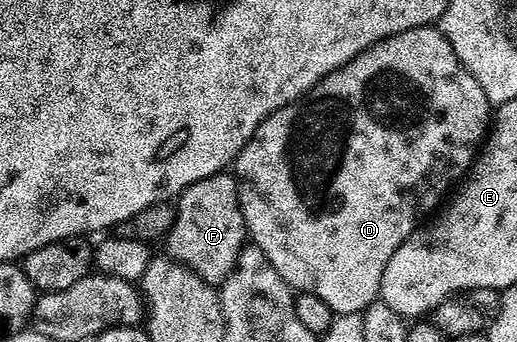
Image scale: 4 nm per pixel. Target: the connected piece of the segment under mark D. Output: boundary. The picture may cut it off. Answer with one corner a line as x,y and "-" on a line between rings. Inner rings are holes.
437,25
408,28
408,32
388,36
360,52
360,56
356,56
348,64
332,71
328,77
322,78
318,85
303,94
297,102
272,112
272,116
265,118
260,128
256,128
248,144
244,144
244,148
232,163
232,173
238,180
238,199
246,221
249,241
268,256
272,268
280,272
291,290
320,296
320,300
324,300
324,304
328,304
328,308
332,308
335,315
361,314
379,297
380,276
384,276
384,268
388,268
392,252
396,252
396,248
404,244
412,231
419,229
418,217
429,210
437,211
443,199
451,193
450,185
454,181
457,183
474,165
475,157
491,126
492,104
488,96
484,96
484,88
480,88
468,68
460,64
456,52
452,52
452,44
448,44

